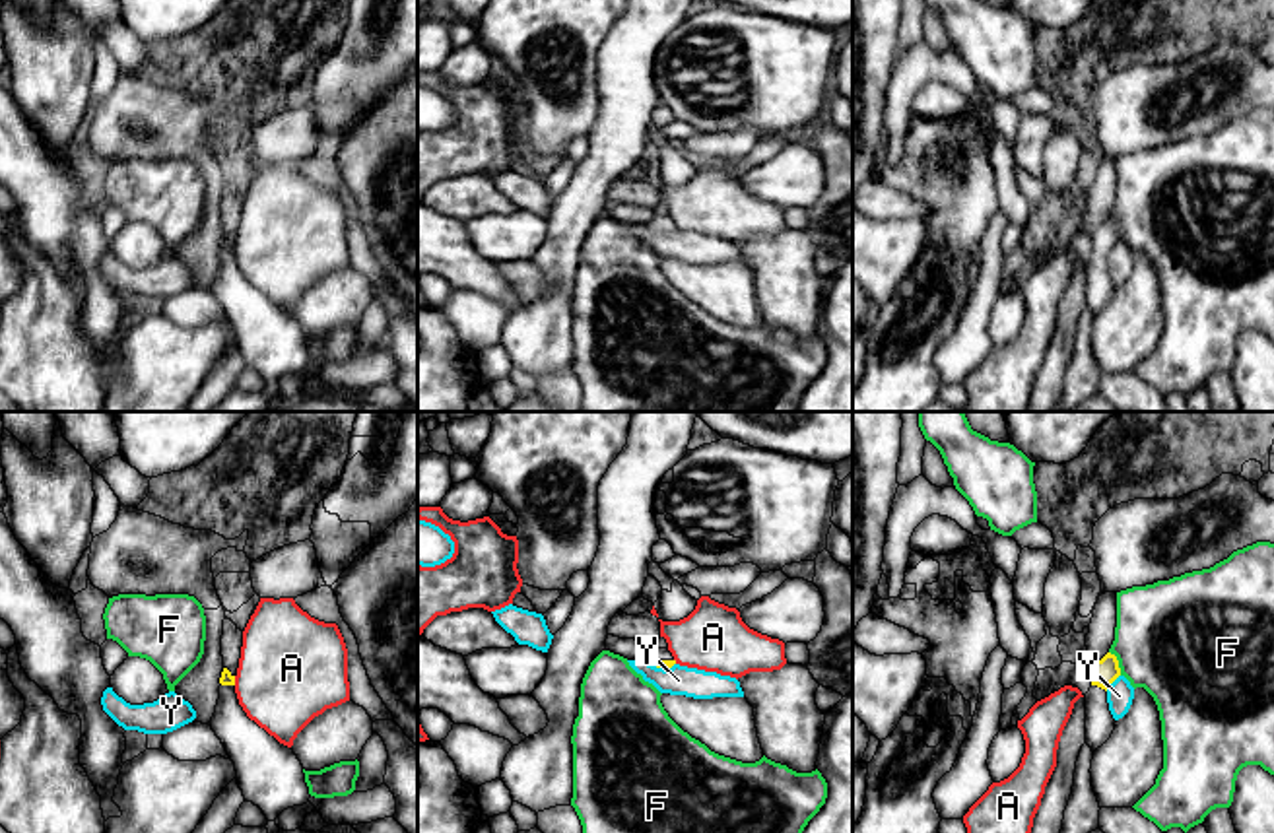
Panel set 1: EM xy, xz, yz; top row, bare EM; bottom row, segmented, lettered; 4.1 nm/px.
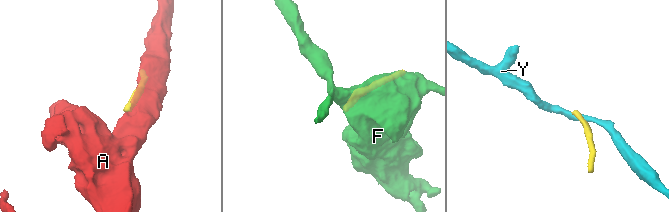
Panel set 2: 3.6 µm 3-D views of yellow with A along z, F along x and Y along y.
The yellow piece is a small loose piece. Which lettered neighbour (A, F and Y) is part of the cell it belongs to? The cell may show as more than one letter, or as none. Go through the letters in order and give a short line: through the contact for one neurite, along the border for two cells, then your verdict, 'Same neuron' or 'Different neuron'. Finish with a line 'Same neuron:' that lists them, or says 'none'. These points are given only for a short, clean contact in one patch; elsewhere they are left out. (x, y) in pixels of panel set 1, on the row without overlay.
A: Different neuron
F: Different neuron
Y: Line: yz (1119, 239), (1106, 255). Different neuron
Same neuron: none

